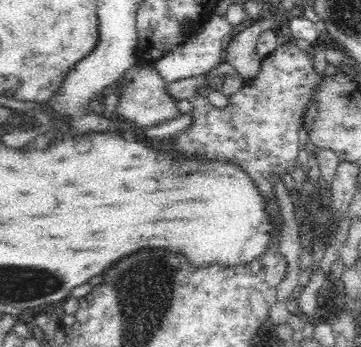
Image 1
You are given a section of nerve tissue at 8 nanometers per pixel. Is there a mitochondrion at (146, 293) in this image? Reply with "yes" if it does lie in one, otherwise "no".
yes

